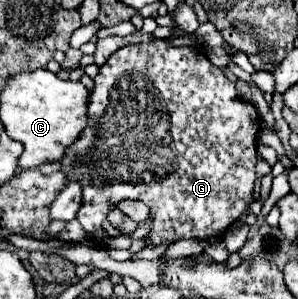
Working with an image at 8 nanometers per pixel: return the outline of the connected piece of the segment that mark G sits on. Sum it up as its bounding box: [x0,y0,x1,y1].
[61,39,261,247]

